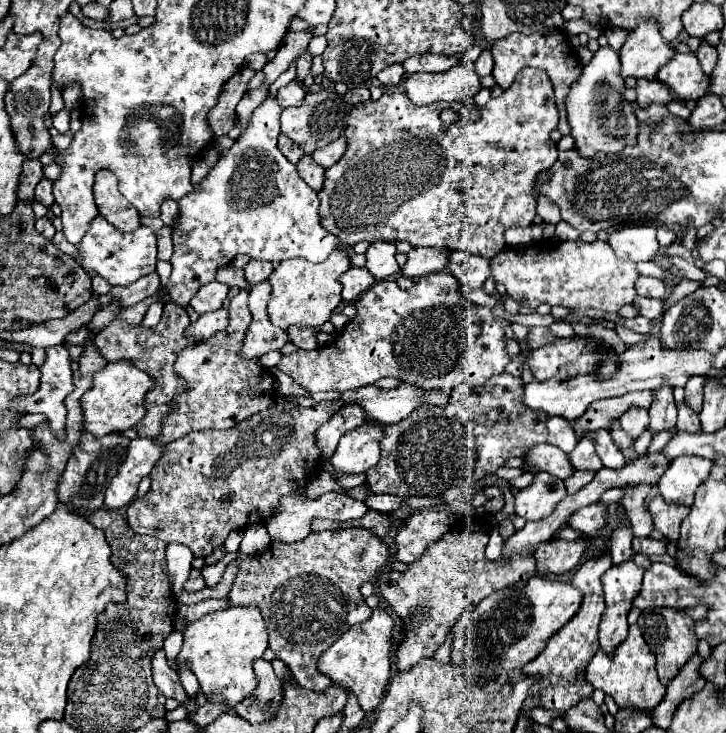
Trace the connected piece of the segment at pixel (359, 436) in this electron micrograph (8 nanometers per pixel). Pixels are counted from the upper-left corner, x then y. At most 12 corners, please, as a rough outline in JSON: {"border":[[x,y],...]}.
{"border":[[372,424],[340,440],[330,458],[338,476],[376,466],[382,430]]}

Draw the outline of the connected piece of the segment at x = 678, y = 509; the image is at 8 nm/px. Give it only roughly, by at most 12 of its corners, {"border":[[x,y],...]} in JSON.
{"border":[[662,496],[648,504],[654,528],[678,542],[688,506],[668,506]]}

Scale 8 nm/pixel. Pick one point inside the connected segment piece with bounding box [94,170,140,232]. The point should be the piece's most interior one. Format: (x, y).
(109, 201)

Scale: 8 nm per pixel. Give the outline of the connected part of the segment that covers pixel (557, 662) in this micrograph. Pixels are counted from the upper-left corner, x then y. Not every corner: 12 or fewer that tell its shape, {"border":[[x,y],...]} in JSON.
{"border":[[610,554],[586,560],[572,584],[578,614],[522,668],[528,696],[562,710],[592,694],[582,674],[598,646],[602,574]]}

